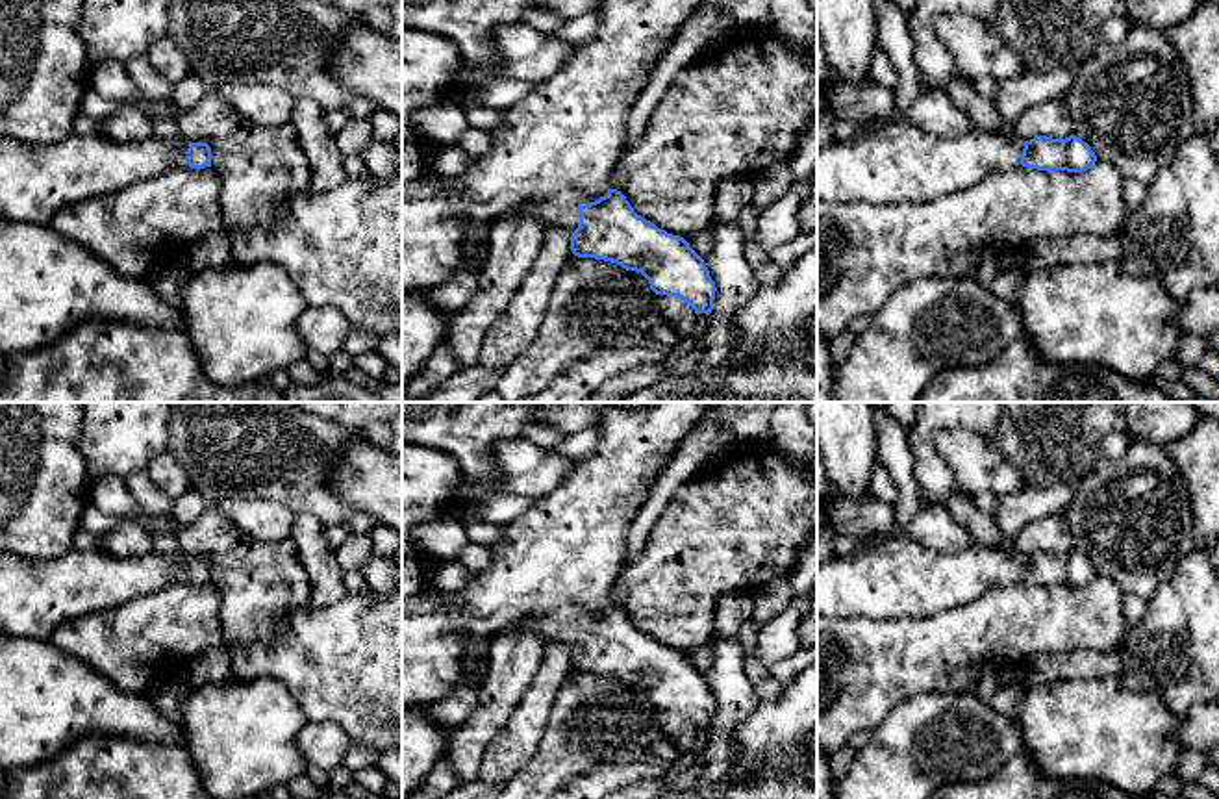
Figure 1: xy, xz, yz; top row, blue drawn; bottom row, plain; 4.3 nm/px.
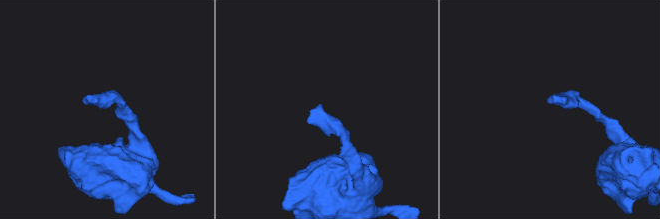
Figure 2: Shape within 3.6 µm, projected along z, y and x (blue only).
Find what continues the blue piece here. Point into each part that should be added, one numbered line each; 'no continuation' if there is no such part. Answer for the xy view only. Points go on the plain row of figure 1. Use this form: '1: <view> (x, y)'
1: xy (36, 596)

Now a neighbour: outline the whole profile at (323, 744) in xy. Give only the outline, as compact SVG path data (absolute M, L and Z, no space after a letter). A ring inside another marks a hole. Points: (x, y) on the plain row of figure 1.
M308 721L296 743L309 766L328 773L341 767L352 749L348 736L333 721Z

